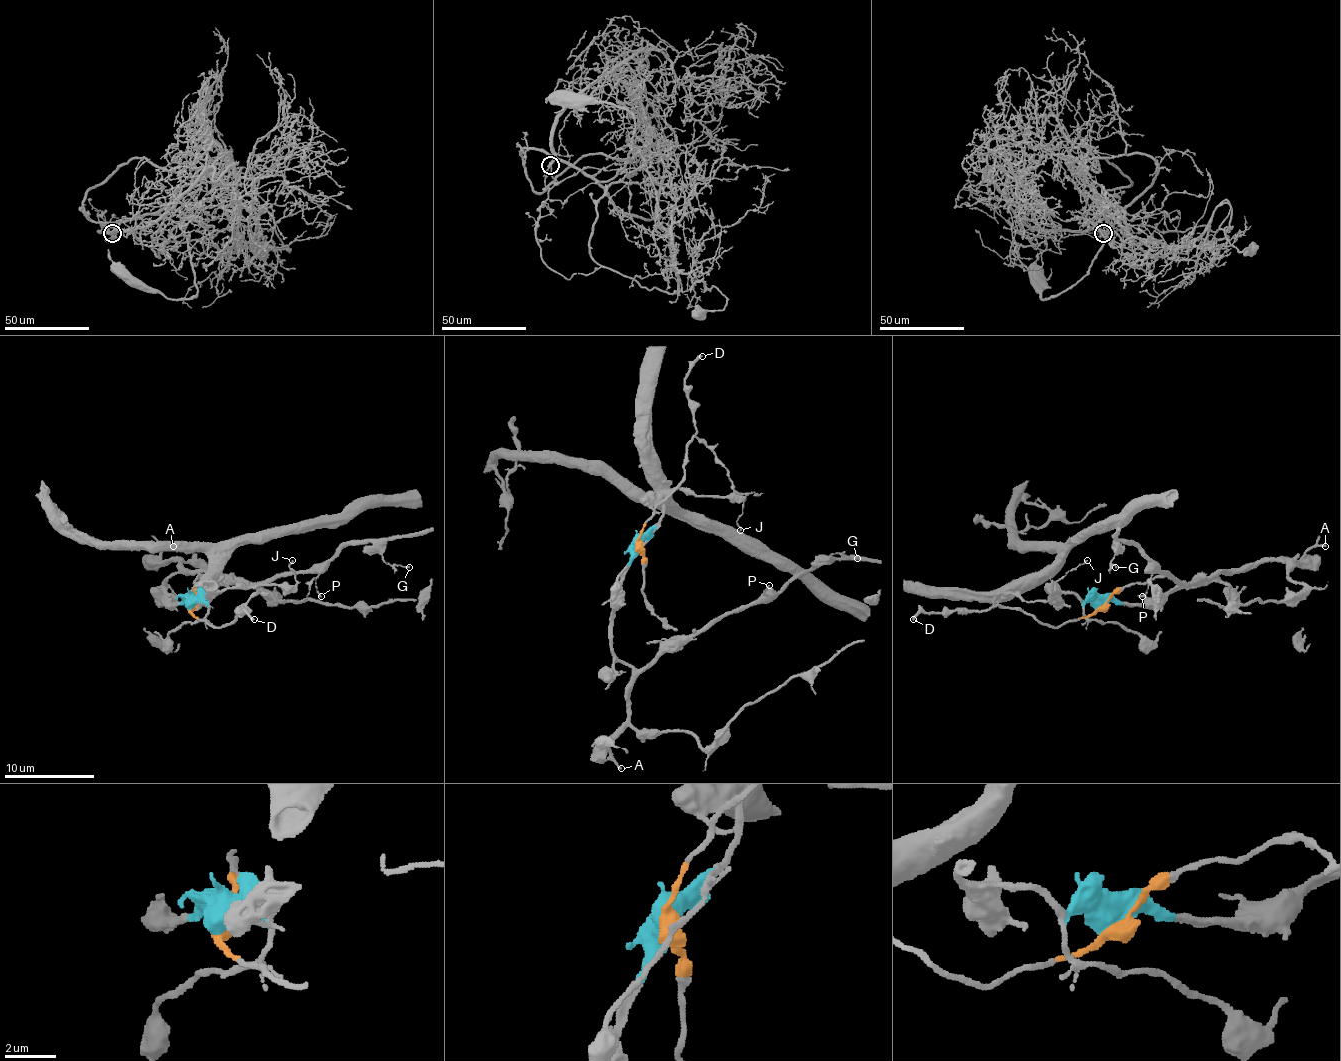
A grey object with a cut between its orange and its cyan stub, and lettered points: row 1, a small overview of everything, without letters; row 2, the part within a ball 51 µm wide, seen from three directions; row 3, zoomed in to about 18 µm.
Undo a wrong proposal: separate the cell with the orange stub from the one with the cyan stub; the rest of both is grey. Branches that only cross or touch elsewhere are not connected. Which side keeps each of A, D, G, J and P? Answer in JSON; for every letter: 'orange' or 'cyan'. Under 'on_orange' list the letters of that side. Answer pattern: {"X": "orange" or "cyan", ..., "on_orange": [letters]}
{"A": "cyan", "D": "orange", "G": "cyan", "J": "cyan", "P": "cyan", "on_orange": ["D"]}

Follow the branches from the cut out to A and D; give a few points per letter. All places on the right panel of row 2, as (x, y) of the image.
A: (1101, 606), (1110, 601), (1159, 604), (1171, 592), (1209, 583), (1227, 570), (1301, 559), (1308, 550), (1326, 545)
D: (1101, 606), (1076, 619), (1047, 626), (1020, 610), (991, 606), (977, 610), (919, 613), (912, 619)

